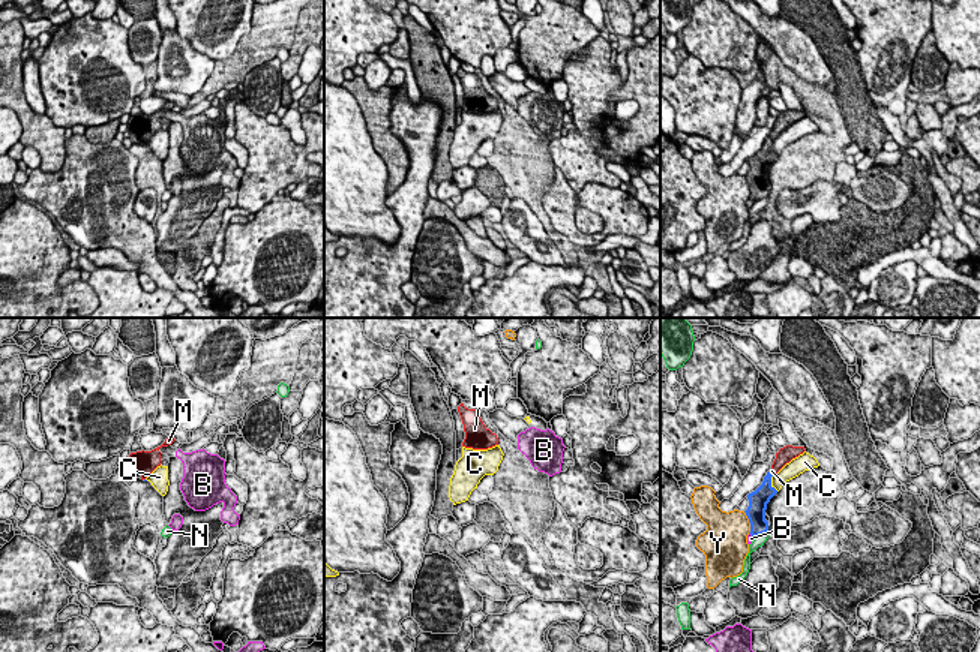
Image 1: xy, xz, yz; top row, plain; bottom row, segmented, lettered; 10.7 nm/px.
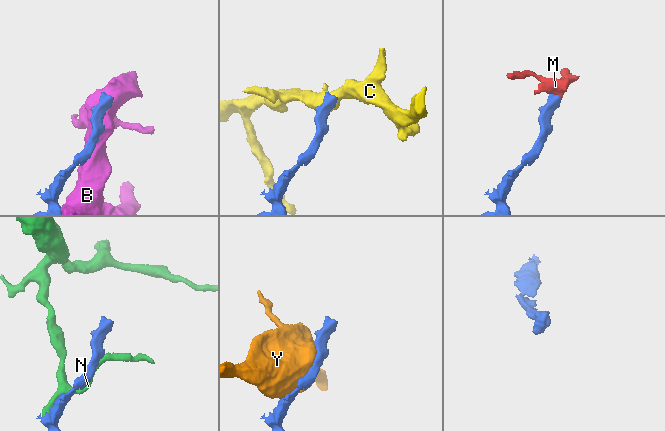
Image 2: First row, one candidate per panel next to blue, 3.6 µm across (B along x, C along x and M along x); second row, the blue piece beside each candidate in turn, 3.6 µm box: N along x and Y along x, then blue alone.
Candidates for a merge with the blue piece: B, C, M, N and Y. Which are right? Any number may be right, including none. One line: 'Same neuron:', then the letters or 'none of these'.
Same neuron: M

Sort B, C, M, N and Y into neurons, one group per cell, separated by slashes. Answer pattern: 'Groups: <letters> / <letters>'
Groups: B / C / M / N / Y

